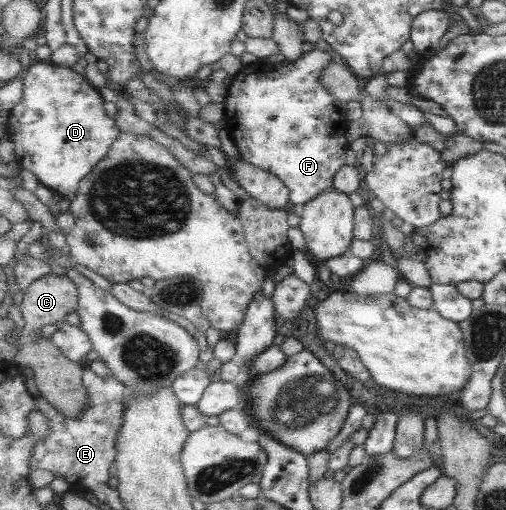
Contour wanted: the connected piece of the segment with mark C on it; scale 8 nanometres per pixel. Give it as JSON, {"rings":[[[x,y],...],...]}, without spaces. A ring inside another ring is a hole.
{"rings":[[[47,274],[36,281],[33,281],[24,293],[23,301],[20,305],[25,326],[20,332],[21,342],[29,343],[36,336],[36,333],[47,326],[47,324],[57,324],[66,320],[67,315],[78,310],[79,306],[79,289],[66,275]]]}

